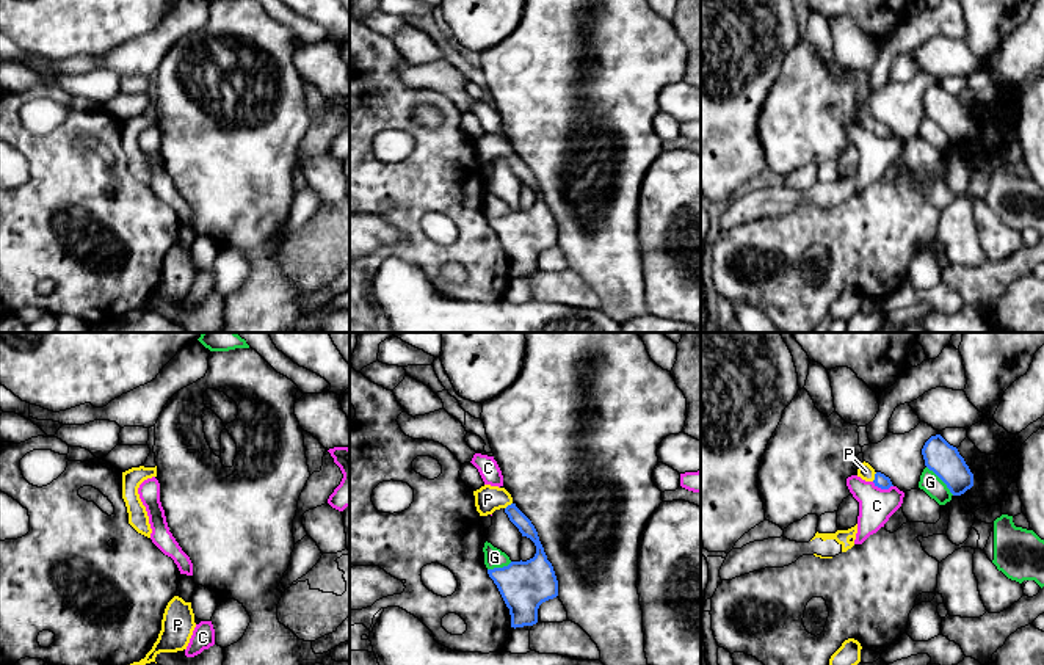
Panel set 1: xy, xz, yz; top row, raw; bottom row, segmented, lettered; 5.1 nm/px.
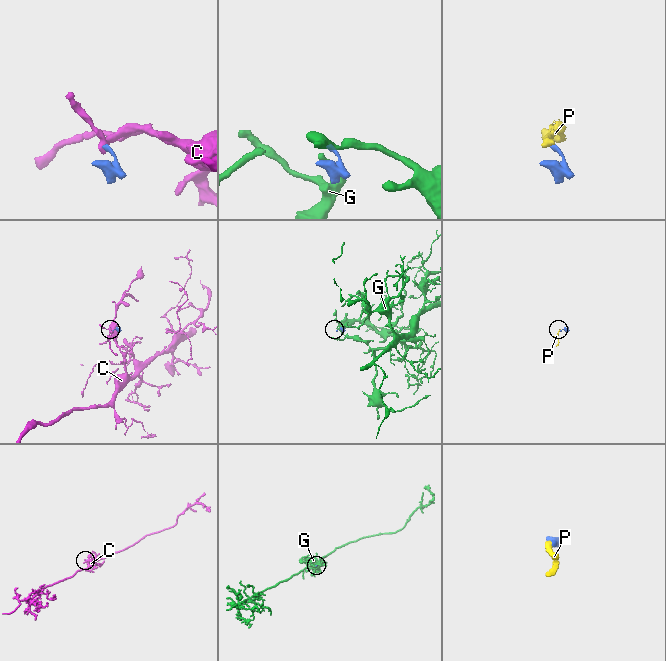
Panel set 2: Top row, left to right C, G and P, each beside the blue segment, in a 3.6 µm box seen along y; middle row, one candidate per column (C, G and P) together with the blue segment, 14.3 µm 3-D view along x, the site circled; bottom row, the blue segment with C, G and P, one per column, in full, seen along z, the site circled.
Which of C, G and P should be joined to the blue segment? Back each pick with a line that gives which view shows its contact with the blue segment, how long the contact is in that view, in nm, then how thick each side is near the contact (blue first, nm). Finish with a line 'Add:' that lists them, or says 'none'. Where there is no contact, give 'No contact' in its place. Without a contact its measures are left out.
P: Touches blue in yz. Shared border 50 nm. Thickness 70 nm (blue) against 80 nm
Add: P

